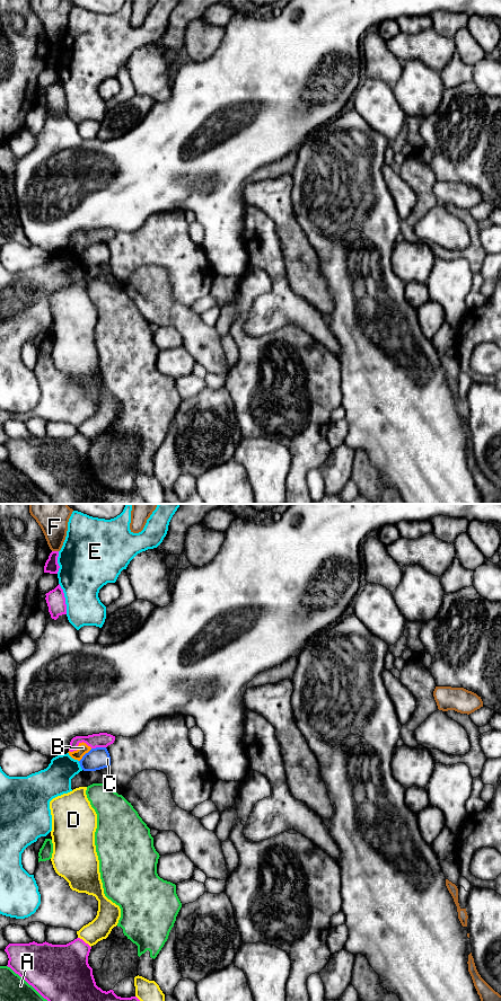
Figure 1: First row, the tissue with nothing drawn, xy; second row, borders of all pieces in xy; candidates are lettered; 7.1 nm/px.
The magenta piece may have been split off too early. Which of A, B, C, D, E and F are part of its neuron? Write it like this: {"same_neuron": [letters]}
{"same_neuron": ["B"]}

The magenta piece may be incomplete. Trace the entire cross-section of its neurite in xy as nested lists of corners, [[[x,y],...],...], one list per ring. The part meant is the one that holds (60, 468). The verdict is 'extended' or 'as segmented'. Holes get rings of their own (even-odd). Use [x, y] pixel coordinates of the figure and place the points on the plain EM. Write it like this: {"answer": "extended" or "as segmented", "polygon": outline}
{"answer": "as segmented", "polygon": [[[77,433],[67,440],[37,439],[9,439],[5,446],[8,450],[8,462],[32,480],[53,504],[147,504],[137,491],[121,493],[113,485],[103,486],[96,480],[93,463],[88,459],[91,442],[82,434]]]}

